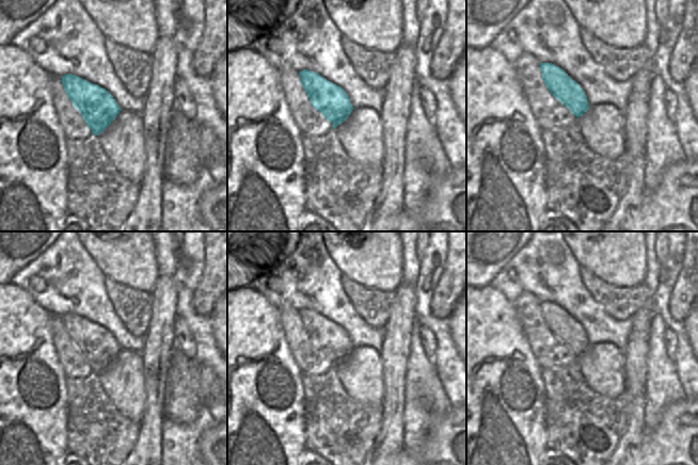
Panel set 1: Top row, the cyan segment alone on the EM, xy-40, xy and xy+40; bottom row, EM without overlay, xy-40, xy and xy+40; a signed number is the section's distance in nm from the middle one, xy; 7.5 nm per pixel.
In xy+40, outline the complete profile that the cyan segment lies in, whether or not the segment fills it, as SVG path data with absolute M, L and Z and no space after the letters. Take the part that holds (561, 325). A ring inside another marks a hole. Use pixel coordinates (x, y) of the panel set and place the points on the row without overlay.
M540 302L542 318L551 331L577 357L589 348L587 335L581 324L564 308L552 302Z

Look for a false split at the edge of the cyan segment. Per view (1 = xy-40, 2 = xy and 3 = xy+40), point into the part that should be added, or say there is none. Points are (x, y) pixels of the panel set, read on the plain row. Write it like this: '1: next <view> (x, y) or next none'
1: next none
2: next none
3: next none

